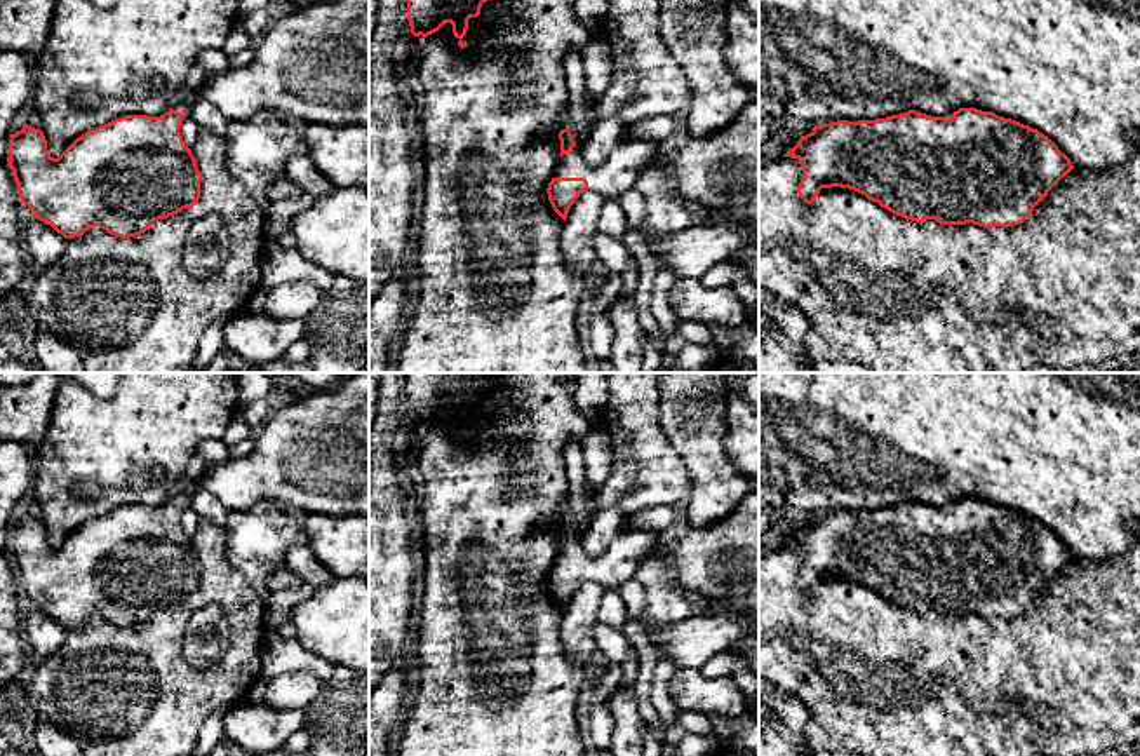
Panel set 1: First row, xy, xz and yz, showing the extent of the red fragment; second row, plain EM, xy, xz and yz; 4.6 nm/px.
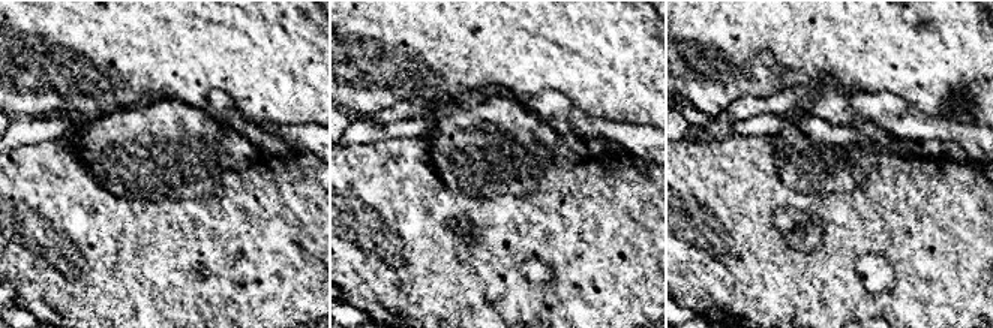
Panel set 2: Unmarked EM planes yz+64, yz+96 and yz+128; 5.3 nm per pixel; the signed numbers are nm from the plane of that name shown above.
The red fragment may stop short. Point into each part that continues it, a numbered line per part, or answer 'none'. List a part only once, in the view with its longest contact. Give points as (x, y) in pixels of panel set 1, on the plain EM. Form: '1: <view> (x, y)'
1: xz (719, 565)

